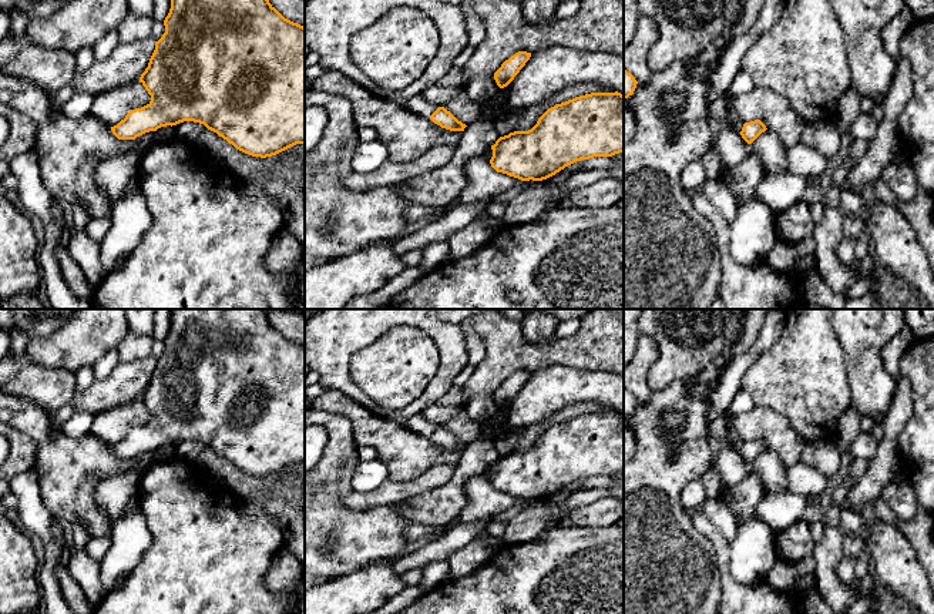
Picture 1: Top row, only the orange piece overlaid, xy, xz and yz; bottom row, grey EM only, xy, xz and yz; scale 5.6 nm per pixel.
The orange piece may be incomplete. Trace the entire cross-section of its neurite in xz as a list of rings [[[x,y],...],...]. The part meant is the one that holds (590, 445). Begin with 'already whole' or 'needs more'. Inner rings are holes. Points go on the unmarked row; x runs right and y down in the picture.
already whole | [[[591,412],[557,423],[531,449],[500,456],[491,469],[491,486],[521,500],[542,500],[577,480],[624,472],[624,415]]]

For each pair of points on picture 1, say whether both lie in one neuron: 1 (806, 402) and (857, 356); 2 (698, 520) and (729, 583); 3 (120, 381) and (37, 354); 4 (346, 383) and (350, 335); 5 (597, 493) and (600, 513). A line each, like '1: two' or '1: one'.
1: two
2: one
3: two
4: one
5: two

